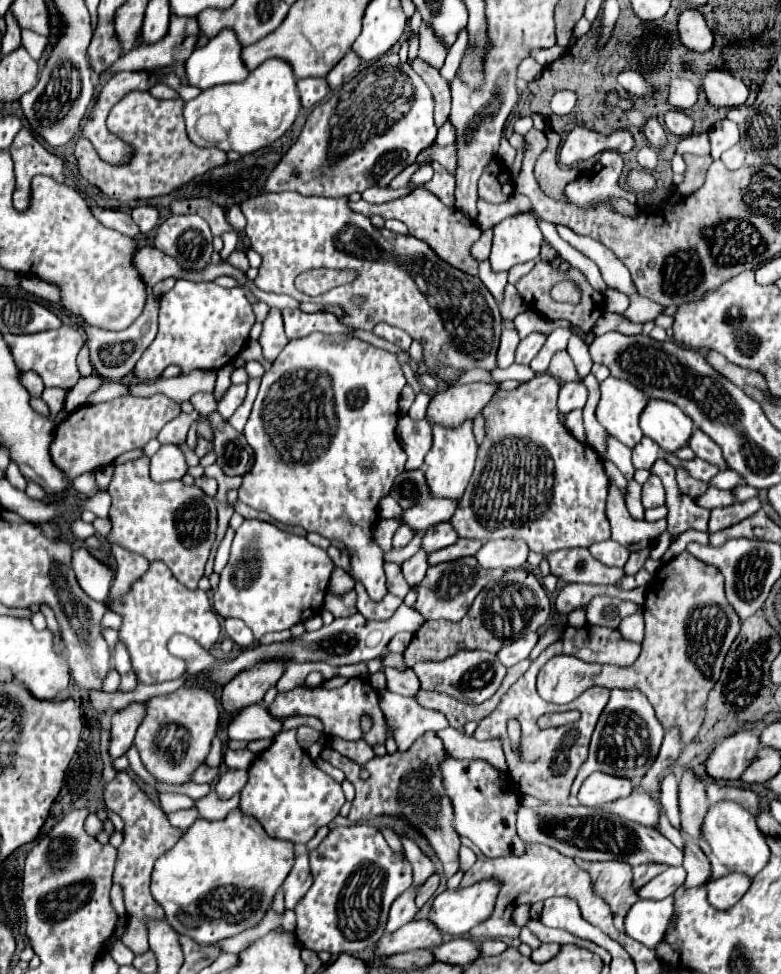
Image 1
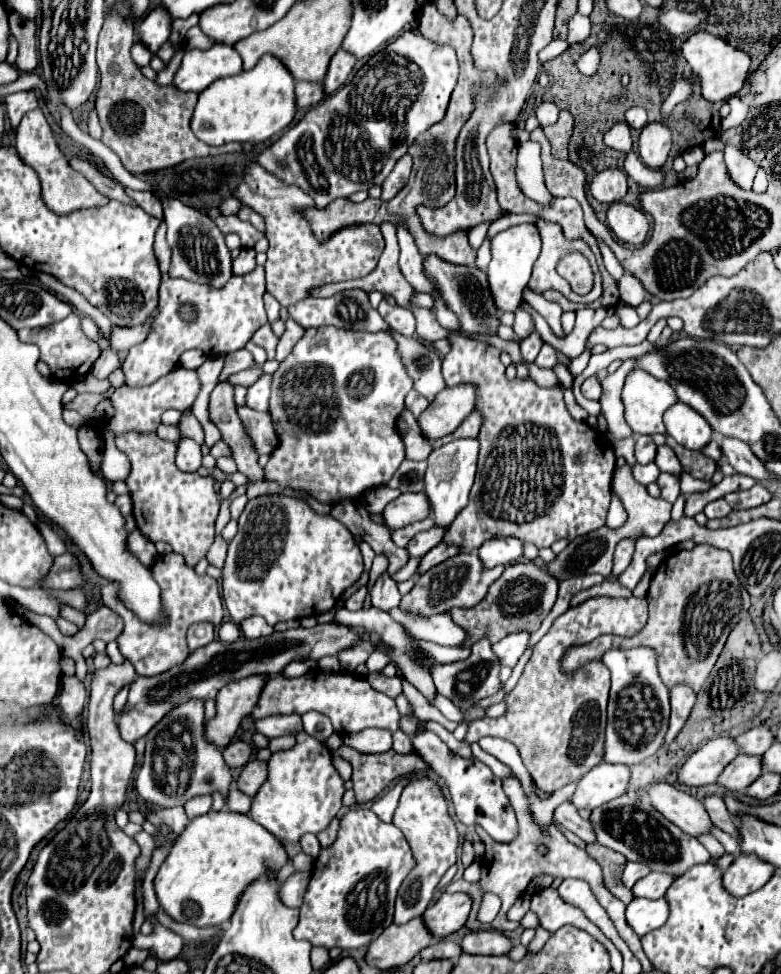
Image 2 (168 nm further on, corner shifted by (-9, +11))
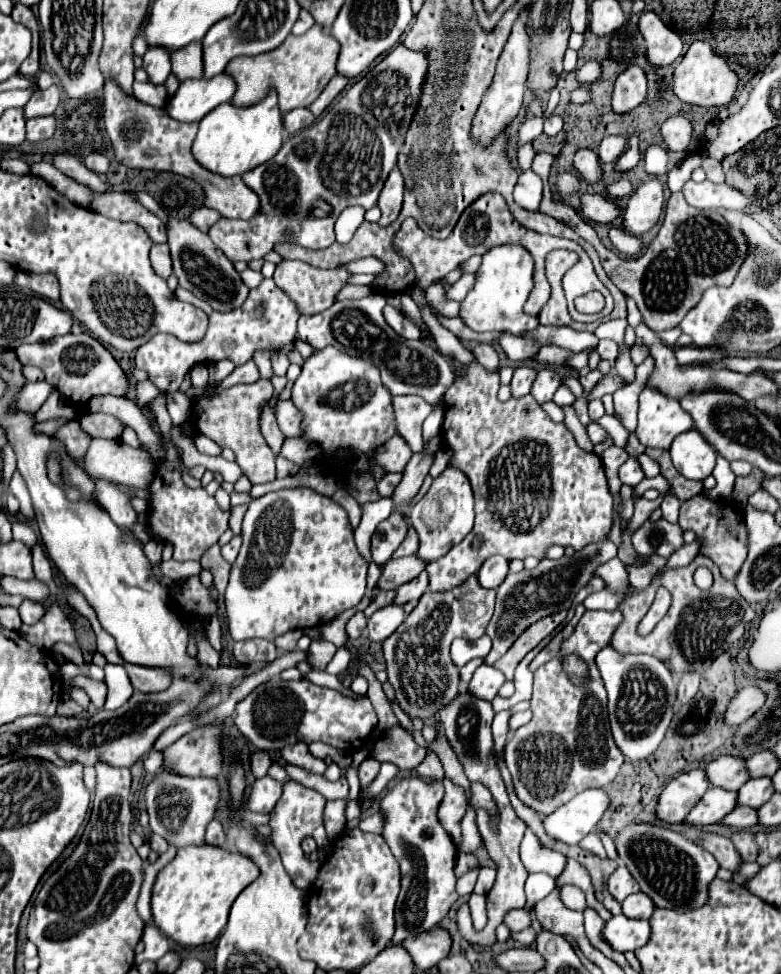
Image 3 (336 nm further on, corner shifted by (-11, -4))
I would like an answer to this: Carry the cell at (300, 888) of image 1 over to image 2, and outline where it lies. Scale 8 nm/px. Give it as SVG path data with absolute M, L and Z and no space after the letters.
M305 834L301 838L301 848L303 848L305 854L309 854L313 858L313 862L317 860L317 854L321 852L321 844L319 844L319 840L317 840L315 834Z

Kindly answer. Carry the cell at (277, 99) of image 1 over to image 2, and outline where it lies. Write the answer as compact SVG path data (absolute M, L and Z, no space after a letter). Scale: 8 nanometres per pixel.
M265 54L249 72L215 80L205 92L201 92L191 118L191 128L201 142L211 146L221 146L227 142L257 144L287 128L295 116L295 110L295 78L285 64L281 64L281 60L275 60L273 54Z

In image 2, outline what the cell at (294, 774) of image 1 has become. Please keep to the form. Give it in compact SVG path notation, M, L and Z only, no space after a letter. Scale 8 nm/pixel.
M305 730L297 732L297 744L289 750L273 752L267 762L267 780L253 796L249 816L279 840L297 842L307 832L321 832L337 816L345 780L331 762L331 752L323 742L317 742Z

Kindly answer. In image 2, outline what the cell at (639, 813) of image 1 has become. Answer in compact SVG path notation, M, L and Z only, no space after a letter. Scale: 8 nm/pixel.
M669 782L651 784L649 802L667 820L671 820L675 826L679 826L683 832L687 832L691 836L707 834L711 828L711 820L703 808L703 804L695 796L675 788Z

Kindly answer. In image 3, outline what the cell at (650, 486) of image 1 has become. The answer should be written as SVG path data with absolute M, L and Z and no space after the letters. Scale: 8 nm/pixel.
M667 495L661 503L661 513L663 513L663 519L671 521L671 523L677 523L677 517L679 517L679 507L681 507L681 501L673 495Z

